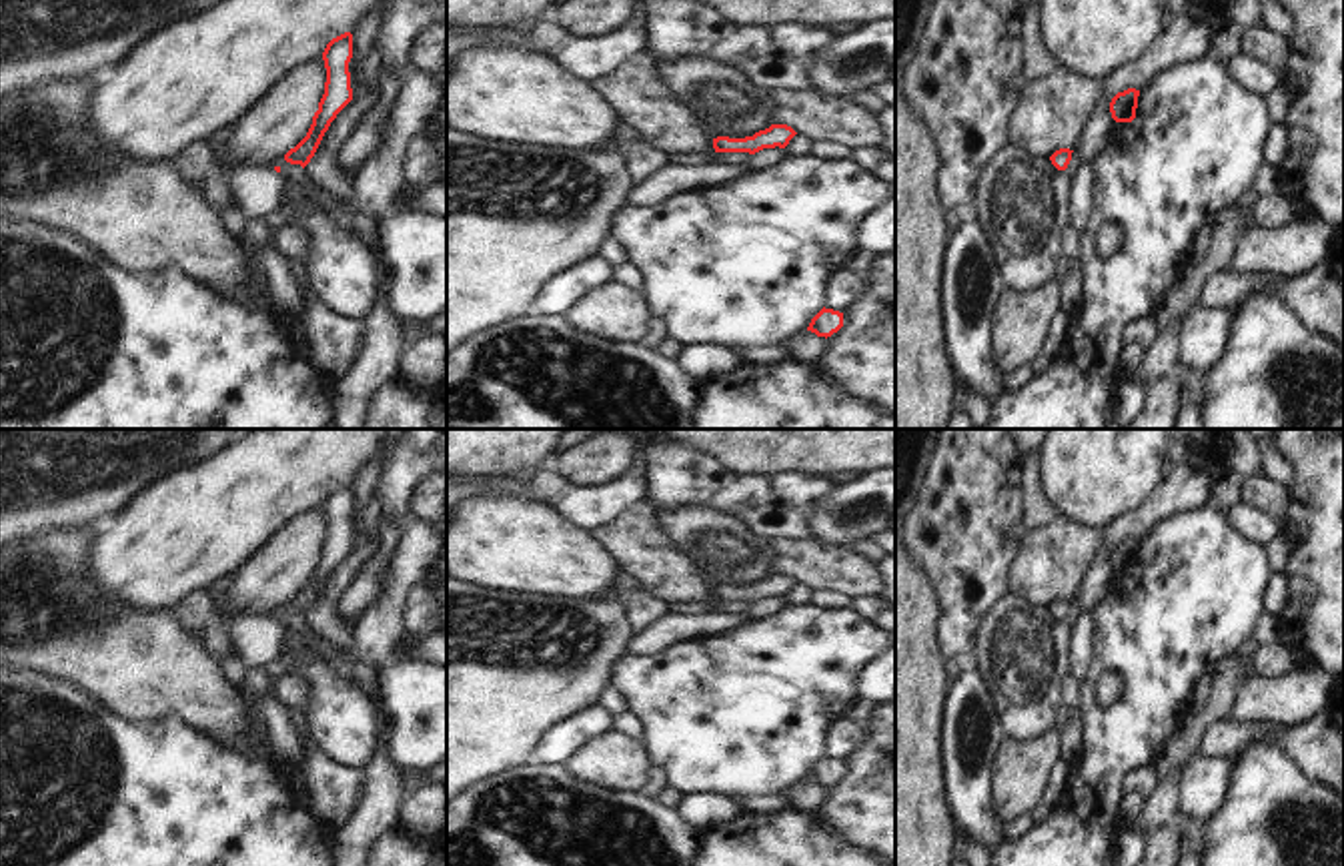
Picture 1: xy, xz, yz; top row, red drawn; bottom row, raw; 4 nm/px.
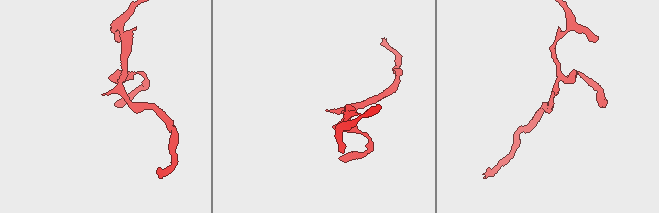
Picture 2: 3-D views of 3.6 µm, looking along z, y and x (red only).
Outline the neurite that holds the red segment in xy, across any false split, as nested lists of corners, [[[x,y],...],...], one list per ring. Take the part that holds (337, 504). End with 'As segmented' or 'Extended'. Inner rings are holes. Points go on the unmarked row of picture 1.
[[[345,481],[326,493],[322,501],[326,517],[324,543],[318,551],[318,559],[312,565],[312,573],[306,585],[284,603],[286,611],[300,613],[304,617],[314,605],[330,571],[353,549],[351,521],[349,521],[351,507],[353,507],[351,481]]]. As segmented.

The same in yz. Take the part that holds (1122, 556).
[[[1128,537],[1118,541],[1110,551],[1110,561],[1116,571],[1132,571],[1136,567],[1140,539]]]. As segmented.

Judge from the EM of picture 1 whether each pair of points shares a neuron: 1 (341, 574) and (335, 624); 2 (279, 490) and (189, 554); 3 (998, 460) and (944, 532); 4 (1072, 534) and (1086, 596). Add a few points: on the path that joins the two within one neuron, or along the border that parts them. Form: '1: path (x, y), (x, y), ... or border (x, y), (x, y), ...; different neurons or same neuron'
1: path (333, 586), (329, 592), (329, 612); same neuron
2: path (257, 490), (211, 532); same neuron
3: path (980, 478), (960, 514); same neuron
4: border (1104, 540), (1104, 550), (1090, 566), (1076, 596); different neurons

